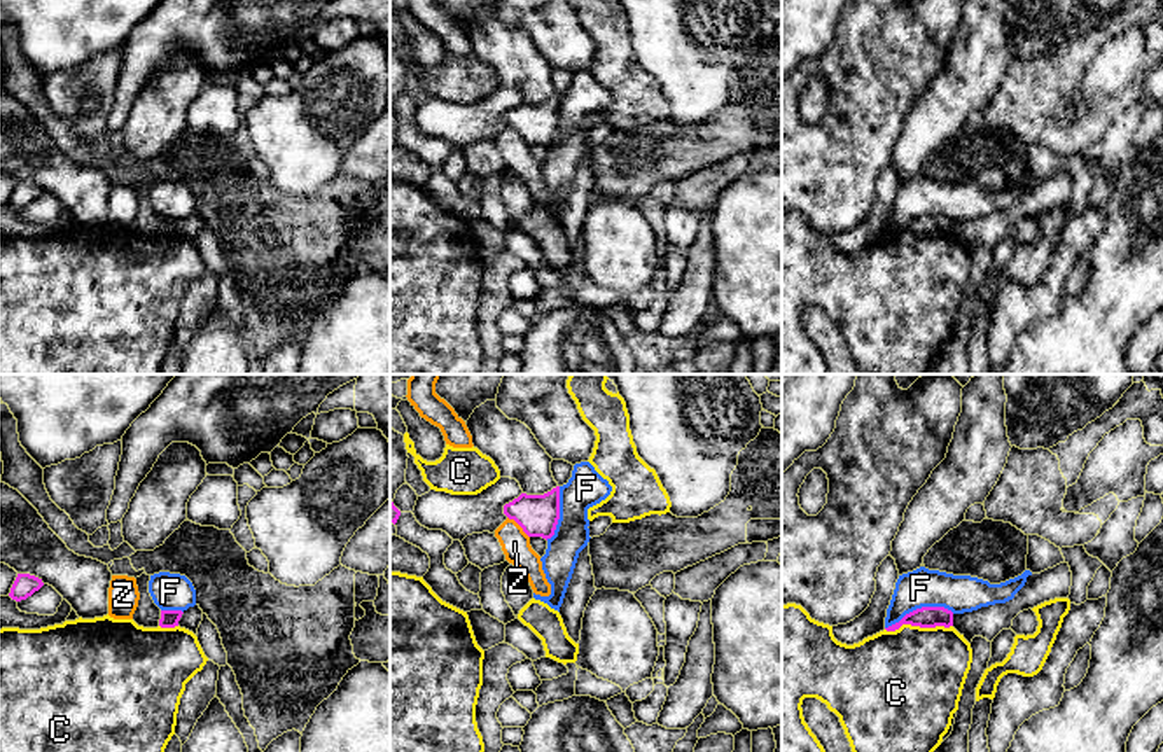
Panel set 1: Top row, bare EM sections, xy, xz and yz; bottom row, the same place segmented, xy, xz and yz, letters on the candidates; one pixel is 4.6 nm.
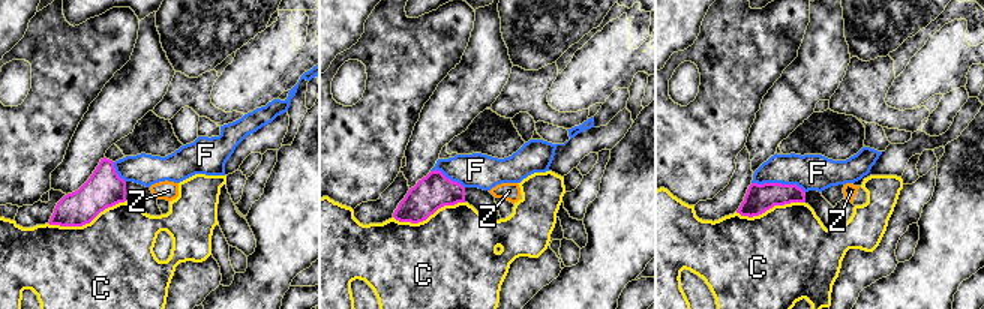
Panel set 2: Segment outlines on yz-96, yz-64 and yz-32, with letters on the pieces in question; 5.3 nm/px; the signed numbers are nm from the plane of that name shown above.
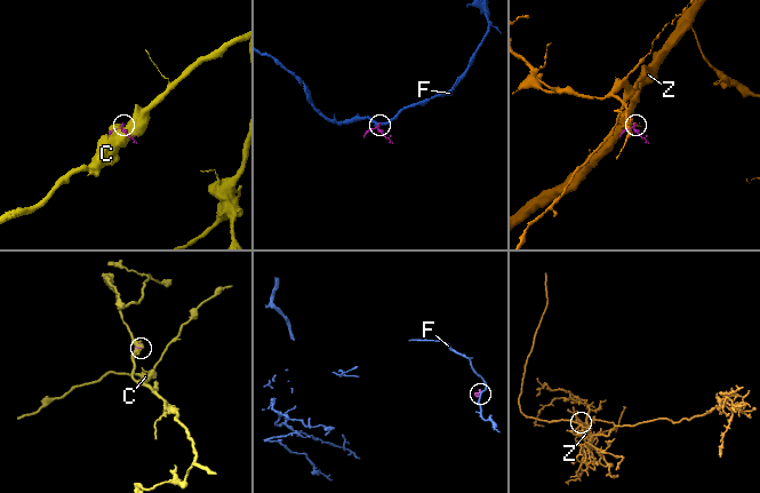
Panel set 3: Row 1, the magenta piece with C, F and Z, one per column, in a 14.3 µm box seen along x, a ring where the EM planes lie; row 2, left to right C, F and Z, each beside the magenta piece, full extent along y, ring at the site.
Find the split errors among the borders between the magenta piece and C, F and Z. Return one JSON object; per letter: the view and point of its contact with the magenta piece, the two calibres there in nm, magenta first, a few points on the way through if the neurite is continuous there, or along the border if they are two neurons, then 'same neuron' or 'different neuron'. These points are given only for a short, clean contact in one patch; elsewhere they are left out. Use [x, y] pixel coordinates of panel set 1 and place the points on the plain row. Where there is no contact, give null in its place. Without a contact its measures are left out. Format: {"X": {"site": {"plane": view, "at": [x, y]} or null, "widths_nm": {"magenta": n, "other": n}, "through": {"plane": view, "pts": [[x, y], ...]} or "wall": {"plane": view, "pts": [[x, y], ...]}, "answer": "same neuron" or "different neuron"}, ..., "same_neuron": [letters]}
{"C": {"site": {"plane": "yz", "at": [919, 233]}, "widths_nm": {"magenta": 100, "other": 460}, "answer": "different neuron"}, "F": {"site": {"plane": "yz", "at": [919, 217]}, "widths_nm": {"magenta": 100, "other": 180}, "wall": {"plane": "yz", "pts": [[954, 221], [943, 215], [917, 215], [885, 236]]}, "answer": "different neuron"}, "Z": {"site": {"plane": "xz", "at": [520, 133]}, "widths_nm": {"magenta": 190, "other": 130}, "wall": {"plane": "xz", "pts": [[508, 125], [529, 146]]}, "answer": "different neuron"}, "same_neuron": []}

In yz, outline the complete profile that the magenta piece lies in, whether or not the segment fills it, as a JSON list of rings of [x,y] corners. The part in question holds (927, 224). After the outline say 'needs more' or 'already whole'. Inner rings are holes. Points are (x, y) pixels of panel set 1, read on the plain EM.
[[[922,215],[906,222],[899,231],[885,238],[895,240],[902,233],[911,233],[911,234],[920,234],[920,236],[936,236],[936,234],[950,236],[953,234],[953,220],[944,215]]]; already whole

